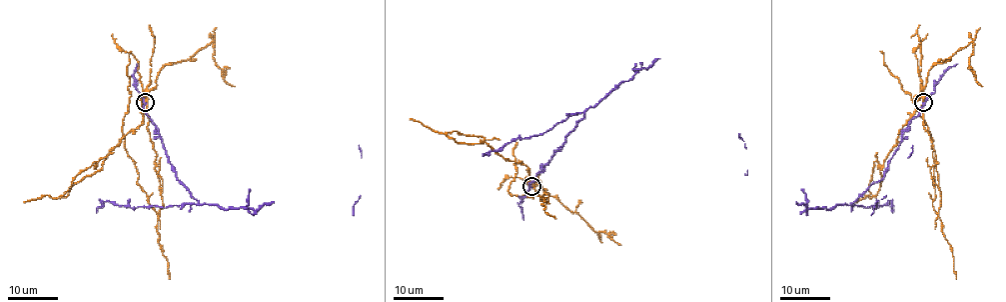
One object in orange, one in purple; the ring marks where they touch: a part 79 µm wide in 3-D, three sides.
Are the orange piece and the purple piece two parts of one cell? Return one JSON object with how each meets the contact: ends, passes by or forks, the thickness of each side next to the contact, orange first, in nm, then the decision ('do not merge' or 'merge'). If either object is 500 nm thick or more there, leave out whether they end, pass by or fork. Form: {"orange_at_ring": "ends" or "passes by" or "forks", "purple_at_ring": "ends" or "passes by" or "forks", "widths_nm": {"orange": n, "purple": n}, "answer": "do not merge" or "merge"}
{"orange_at_ring": "passes by", "purple_at_ring": "passes by", "widths_nm": {"orange": 320, "purple": 280}, "answer": "do not merge"}

